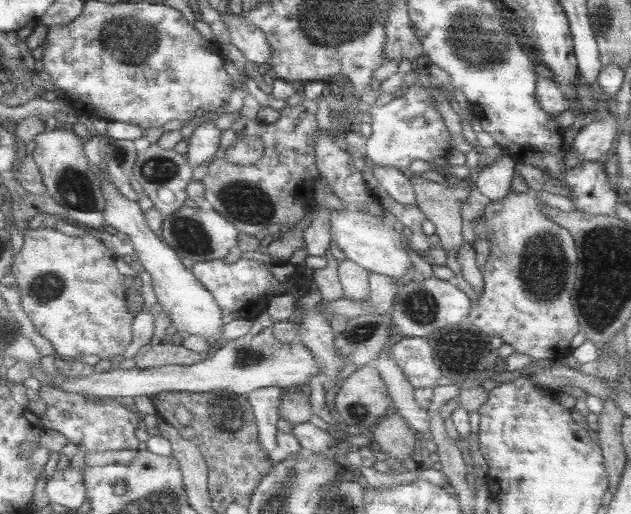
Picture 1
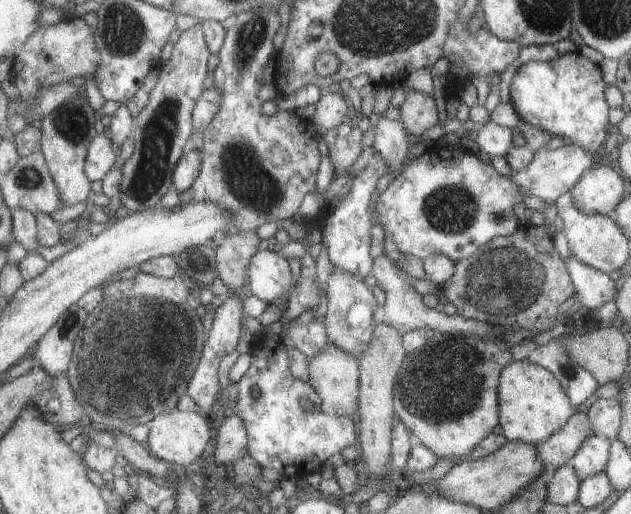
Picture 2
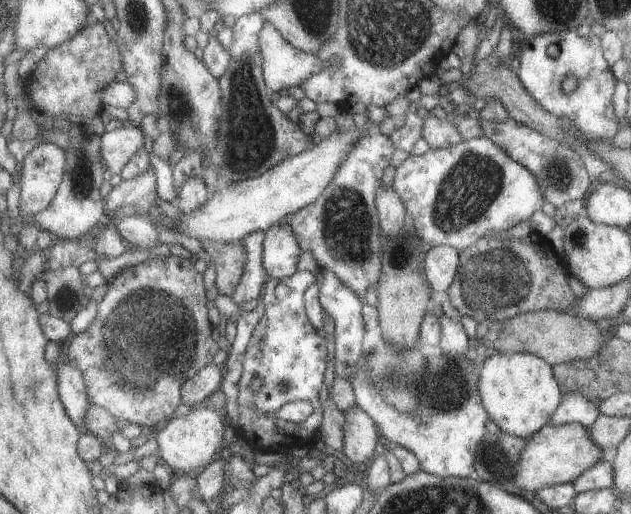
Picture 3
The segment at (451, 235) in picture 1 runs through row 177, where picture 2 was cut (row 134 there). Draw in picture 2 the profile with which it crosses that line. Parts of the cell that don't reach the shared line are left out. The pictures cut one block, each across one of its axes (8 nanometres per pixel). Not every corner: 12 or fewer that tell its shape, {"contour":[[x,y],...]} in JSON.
{"contour":[[407,88],[401,122],[421,136],[439,122],[433,96]]}

